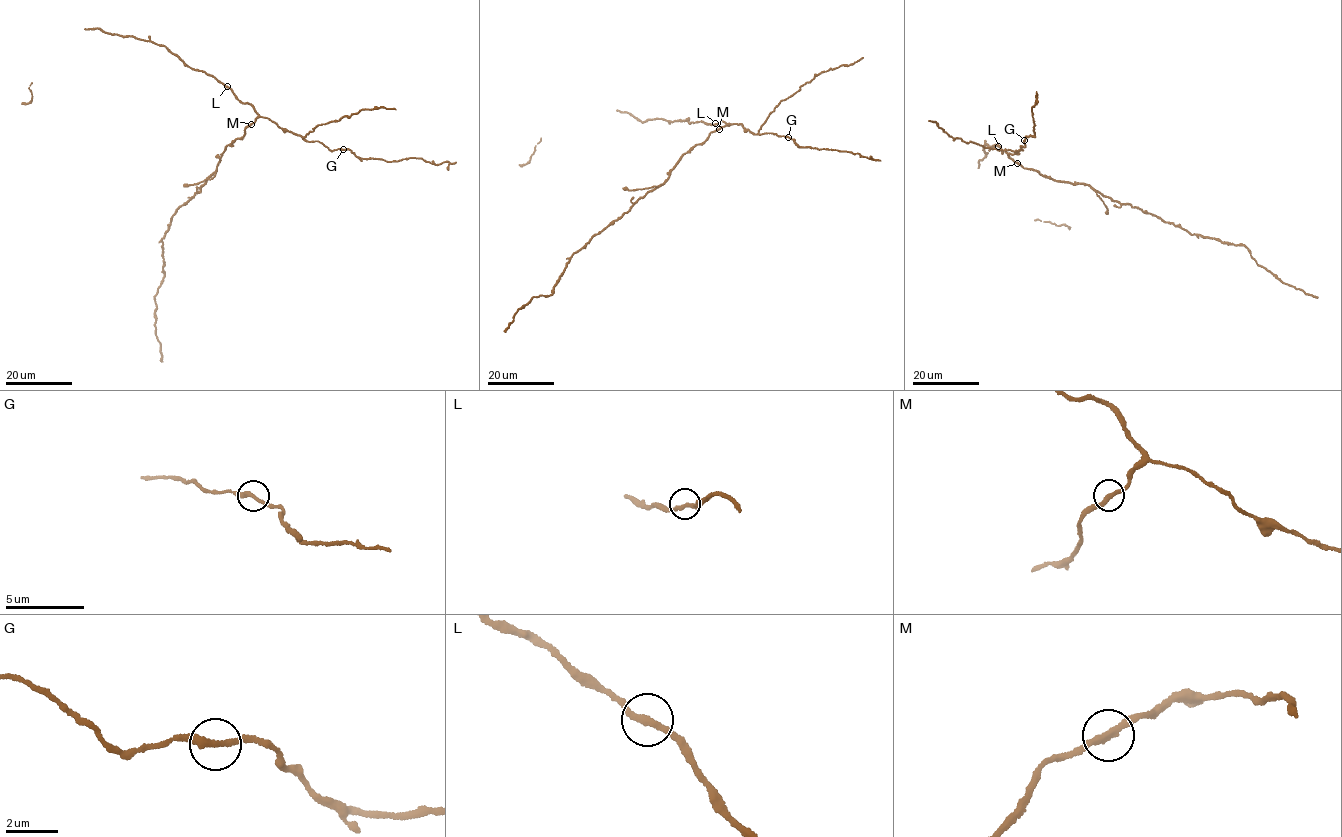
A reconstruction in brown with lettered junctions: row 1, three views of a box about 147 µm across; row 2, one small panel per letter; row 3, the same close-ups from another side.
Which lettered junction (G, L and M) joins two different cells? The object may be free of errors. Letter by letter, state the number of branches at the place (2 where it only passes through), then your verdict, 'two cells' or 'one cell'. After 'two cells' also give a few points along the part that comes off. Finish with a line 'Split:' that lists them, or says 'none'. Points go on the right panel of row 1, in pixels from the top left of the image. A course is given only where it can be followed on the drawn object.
G: 2 branches meet; one cell
L: 2 branches meet; one cell
M: 2 branches meet; one cell
Split: none

